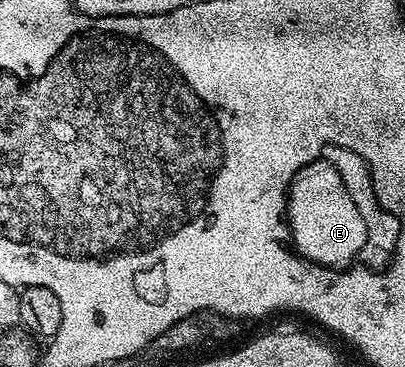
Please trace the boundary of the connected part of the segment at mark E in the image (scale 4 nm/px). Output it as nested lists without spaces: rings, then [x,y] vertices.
[[[322,159],[309,162],[291,181],[287,193],[286,219],[293,247],[302,257],[318,265],[338,270],[349,267],[369,243],[363,214],[348,192],[343,177],[334,165]]]

